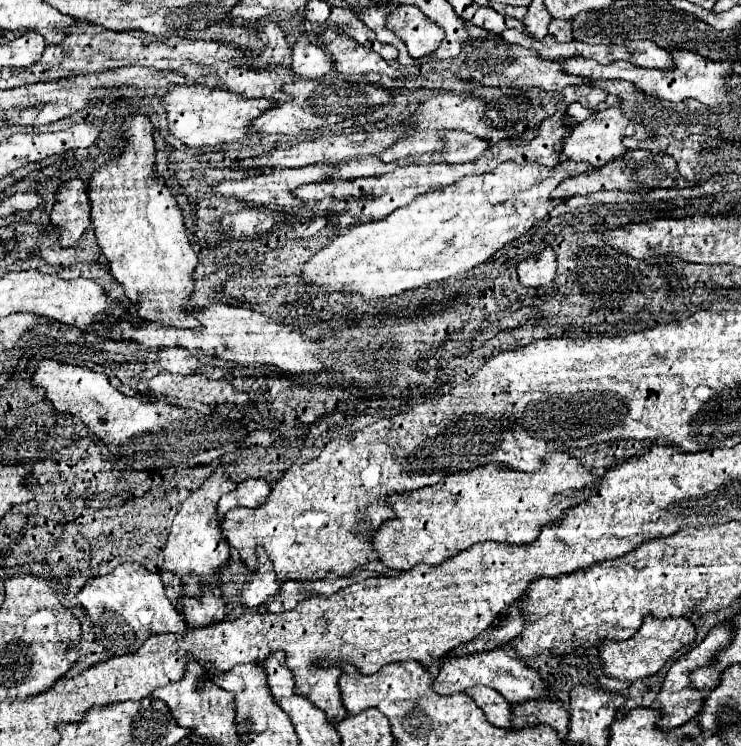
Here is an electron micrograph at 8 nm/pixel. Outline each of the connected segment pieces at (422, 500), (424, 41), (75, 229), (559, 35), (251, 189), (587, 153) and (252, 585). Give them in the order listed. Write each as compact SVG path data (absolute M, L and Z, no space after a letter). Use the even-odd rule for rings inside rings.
M565 452L545 454L543 466L537 472L507 470L497 464L455 472L443 476L433 486L389 494L387 504L393 508L395 518L379 526L373 538L373 550L387 568L411 570L421 562L439 566L469 546L487 540L531 544L541 526L555 522L559 512L583 502L591 494L591 486L599 486L599 476L591 474L579 460L569 458ZM557 494L567 496L555 504L553 498Z
M399 6L395 20L387 20L387 28L405 42L411 58L433 54L445 38L443 28L431 22L417 6Z
M69 180L59 186L57 202L51 210L51 224L61 228L61 246L73 246L91 224L91 202L87 186L81 180Z
M553 20L551 26L549 26L549 34L553 34L557 42L573 40L573 36L571 36L571 22L569 20Z
M317 162L317 164L311 164L311 166L305 166L305 168L275 168L271 174L259 174L259 176L251 176L251 178L245 178L245 180L239 180L239 182L223 182L223 184L217 184L215 190L225 194L225 196L239 196L255 206L279 206L279 208L299 208L301 206L301 200L295 198L293 190L299 188L301 184L309 184L309 182L327 182L327 180L333 180L331 174L333 174L333 166L337 166L335 162Z
M611 106L607 110L601 110L597 114L591 114L587 120L583 120L581 124L575 126L575 130L571 132L571 136L565 140L565 146L563 146L563 152L567 154L569 160L575 160L575 162L589 162L593 168L601 168L605 166L607 162L615 160L615 158L621 158L627 152L627 149L622 144L625 136L631 136L635 140L645 140L645 138L651 138L651 134L647 134L647 130L643 130L643 126L639 124L633 124L631 120L627 120L619 106Z
M257 548L257 558L259 558L259 566L255 572L251 572L249 582L245 582L245 588L241 594L243 606L249 606L249 608L259 608L267 604L267 600L273 598L281 586L279 580L275 578L271 560L267 558L263 548Z

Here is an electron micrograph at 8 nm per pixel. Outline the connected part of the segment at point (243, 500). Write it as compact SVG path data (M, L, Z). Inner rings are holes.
M247 478L245 482L241 482L233 492L227 492L221 496L219 500L219 518L225 516L227 510L231 510L233 506L259 506L263 504L263 500L267 498L267 494L271 492L271 486L267 480L263 478Z

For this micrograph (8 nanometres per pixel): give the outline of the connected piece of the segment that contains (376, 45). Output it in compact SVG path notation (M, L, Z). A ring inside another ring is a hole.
M373 40L373 42L371 42L371 50L379 52L387 62L395 60L395 58L397 58L397 54L399 54L399 50L397 50L397 48L393 48L393 46L389 46L389 44L381 44L381 42L377 42L377 40Z

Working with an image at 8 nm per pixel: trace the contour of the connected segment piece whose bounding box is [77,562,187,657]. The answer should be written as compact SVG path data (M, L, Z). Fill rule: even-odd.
M125 562L105 576L91 578L77 592L77 600L85 608L91 622L95 622L95 626L99 626L101 632L97 632L97 634L119 630L119 634L115 634L115 636L111 634L111 640L107 636L103 636L103 646L107 652L111 652L109 657L125 654L125 632L137 634L137 638L141 638L145 642L151 634L178 634L185 633L187 630L185 622L181 620L175 606L167 598L165 586L163 586L159 574L145 570L137 562ZM109 628L117 628L117 630L109 630Z

